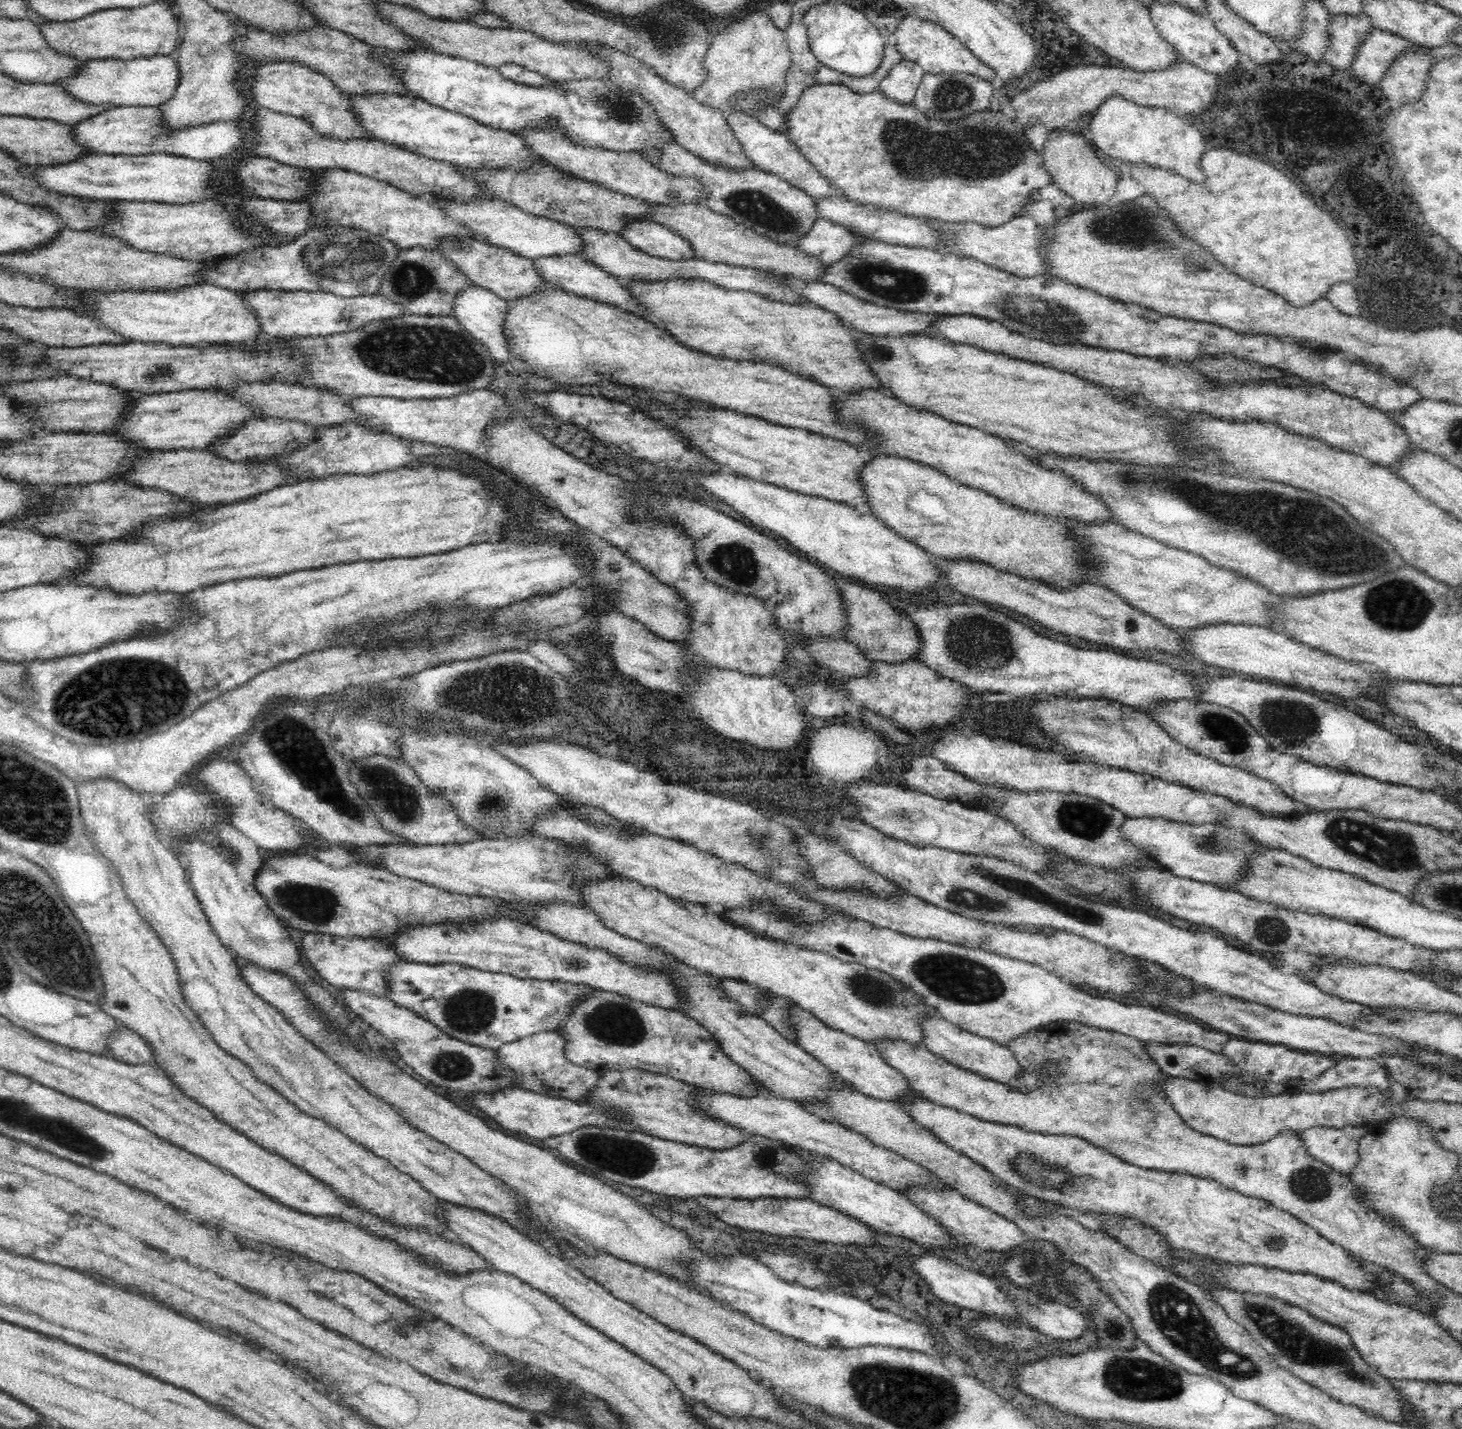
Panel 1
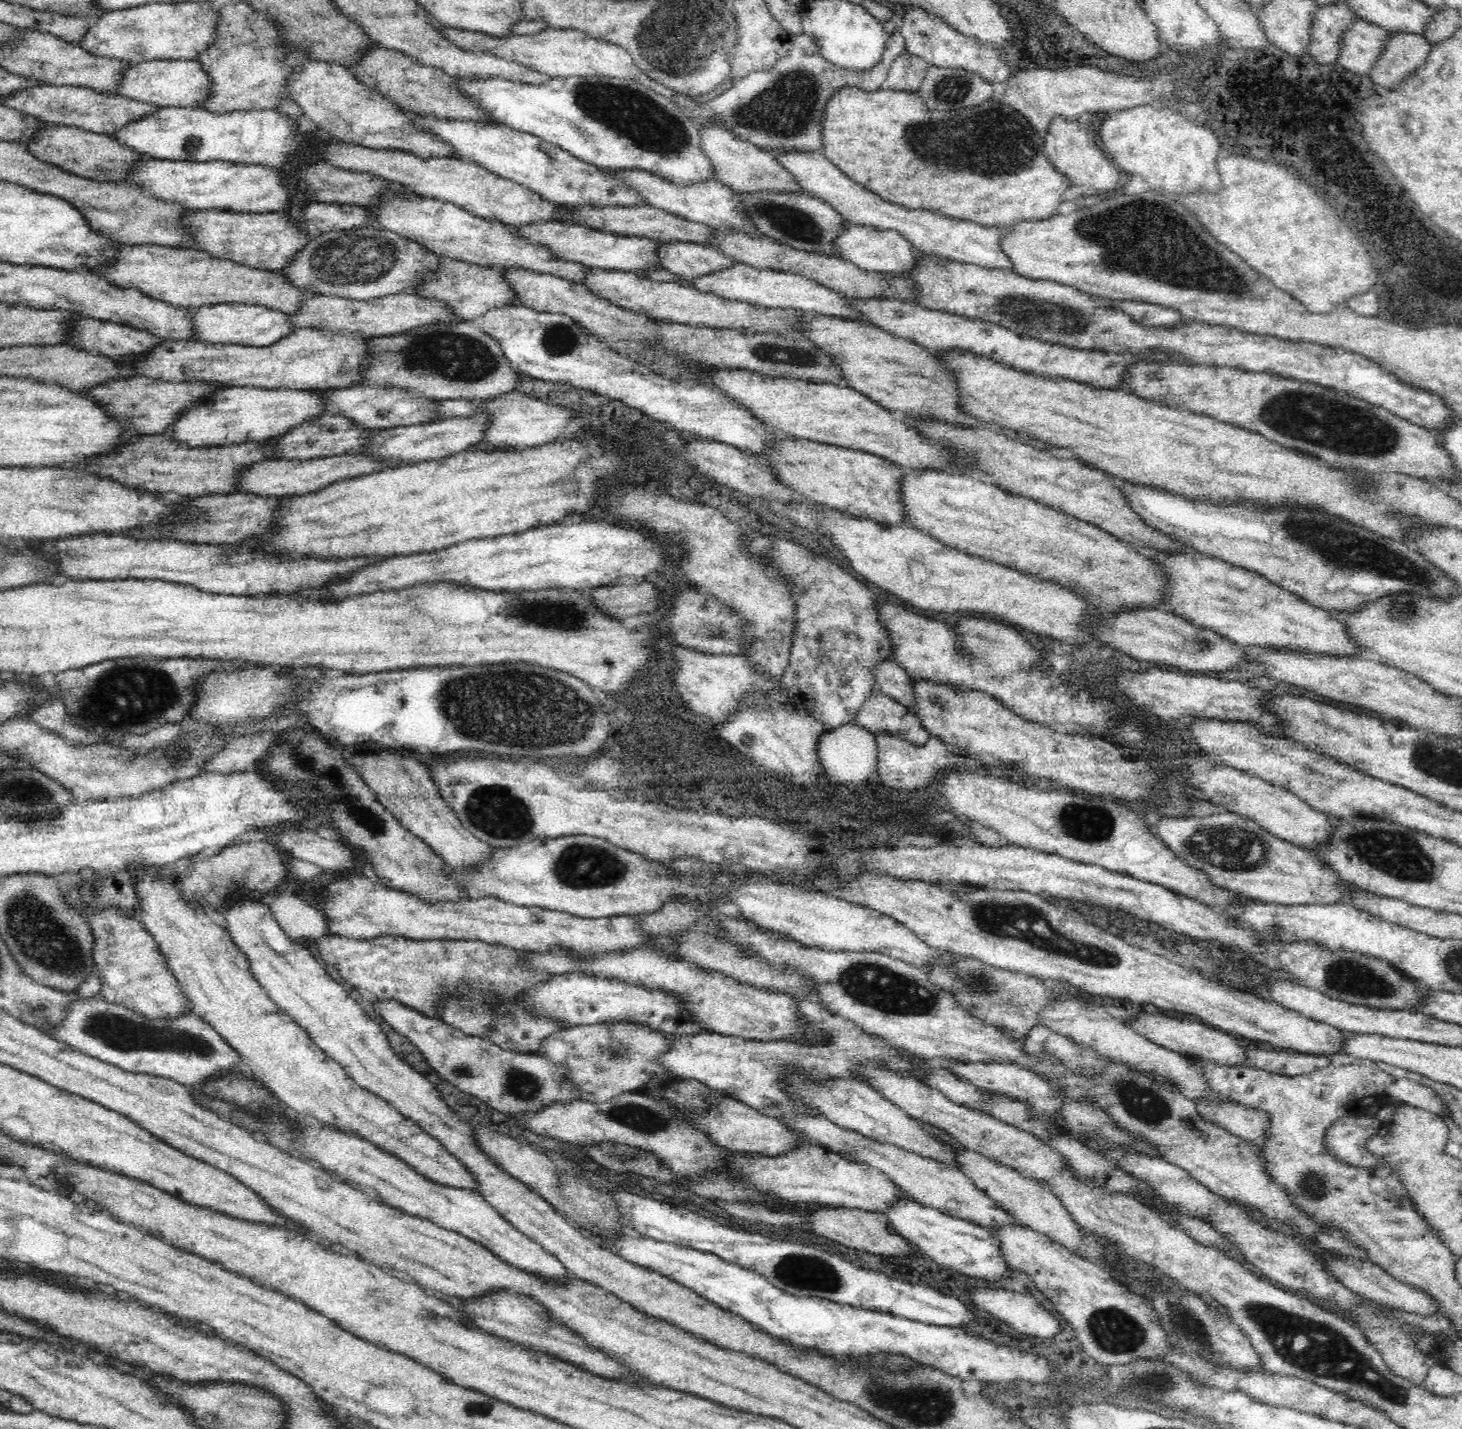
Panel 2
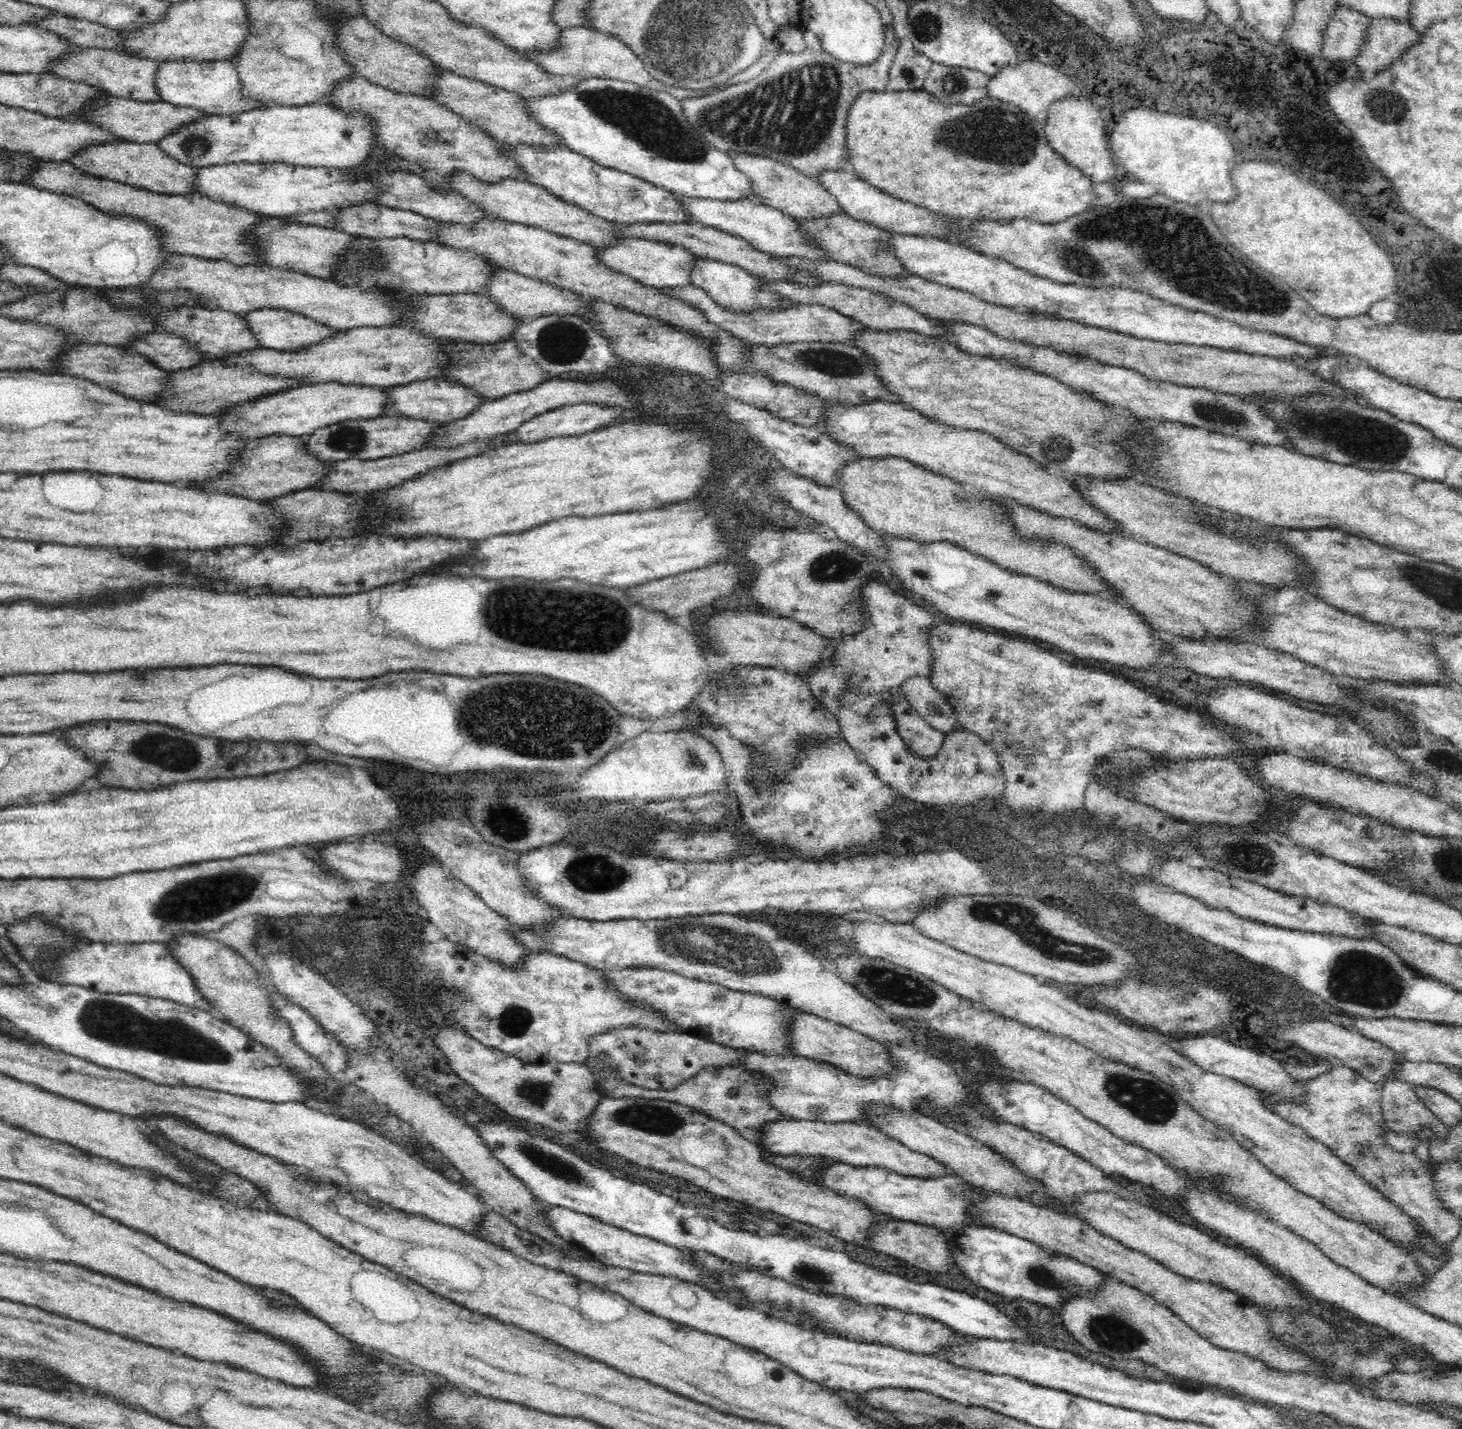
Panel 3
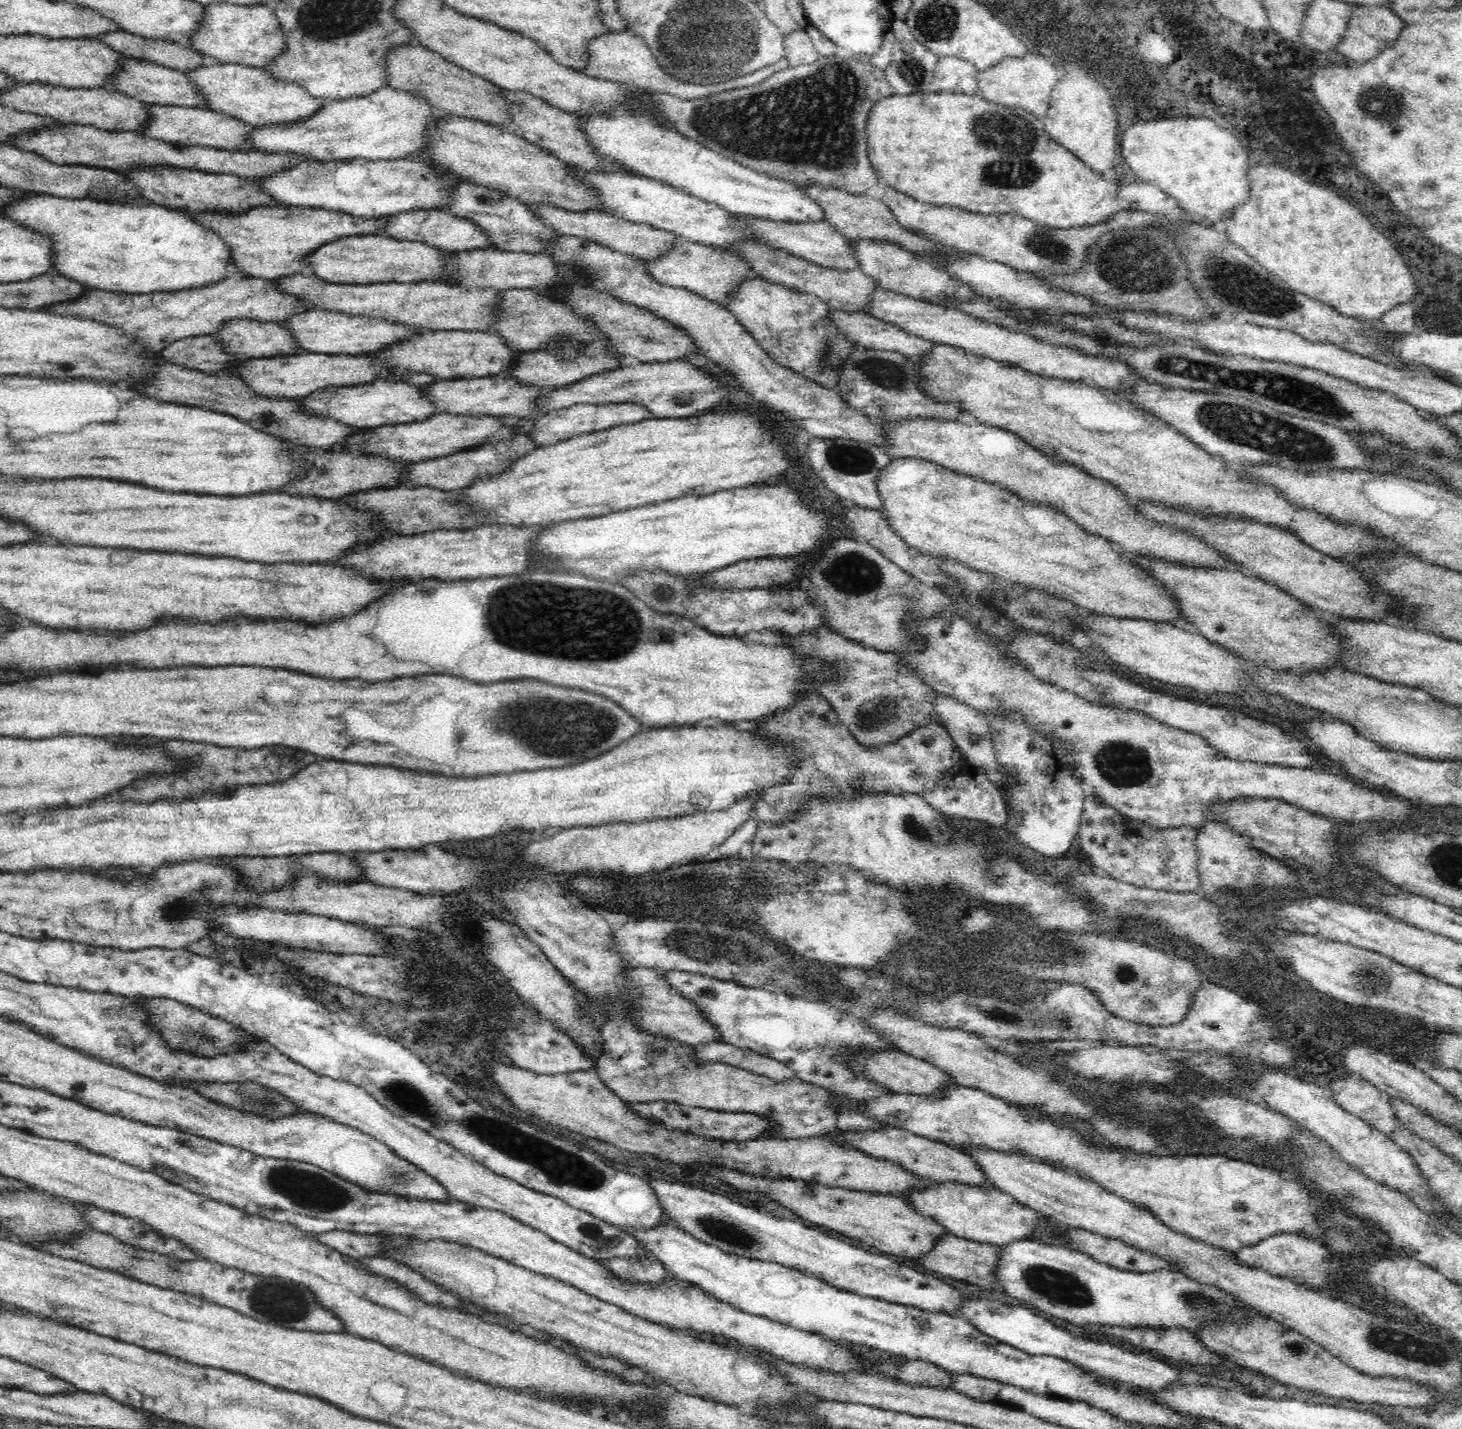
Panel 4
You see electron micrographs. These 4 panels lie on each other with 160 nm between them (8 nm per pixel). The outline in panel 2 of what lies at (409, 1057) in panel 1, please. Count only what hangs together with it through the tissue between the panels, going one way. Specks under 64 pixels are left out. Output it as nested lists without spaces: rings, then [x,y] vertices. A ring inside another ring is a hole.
[[[380,1000],[376,1012],[380,1012],[384,1016],[384,1020],[392,1028],[396,1028],[396,1032],[419,1049],[426,1062],[438,1073],[438,1077],[450,1080],[450,1083],[456,1088],[476,1096],[500,1112],[508,1113],[511,1116],[533,1115],[546,1110],[552,1104],[568,1104],[582,1099],[579,1085],[571,1077],[570,1067],[564,1062],[554,1063],[543,1056],[524,1055],[505,1050],[478,1035],[465,1034],[462,1030],[446,1024],[438,1018],[430,1018],[416,1009],[394,1001]]]

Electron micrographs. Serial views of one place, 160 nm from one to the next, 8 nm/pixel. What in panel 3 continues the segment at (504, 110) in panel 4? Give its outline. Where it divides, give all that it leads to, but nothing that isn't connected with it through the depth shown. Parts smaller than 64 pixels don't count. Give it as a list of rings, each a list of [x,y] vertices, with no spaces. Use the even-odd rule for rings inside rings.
[[[364,16],[346,20],[342,24],[338,44],[356,74],[375,86],[398,94],[434,99],[435,91],[439,88],[438,76],[446,72],[416,47],[392,39]]]

